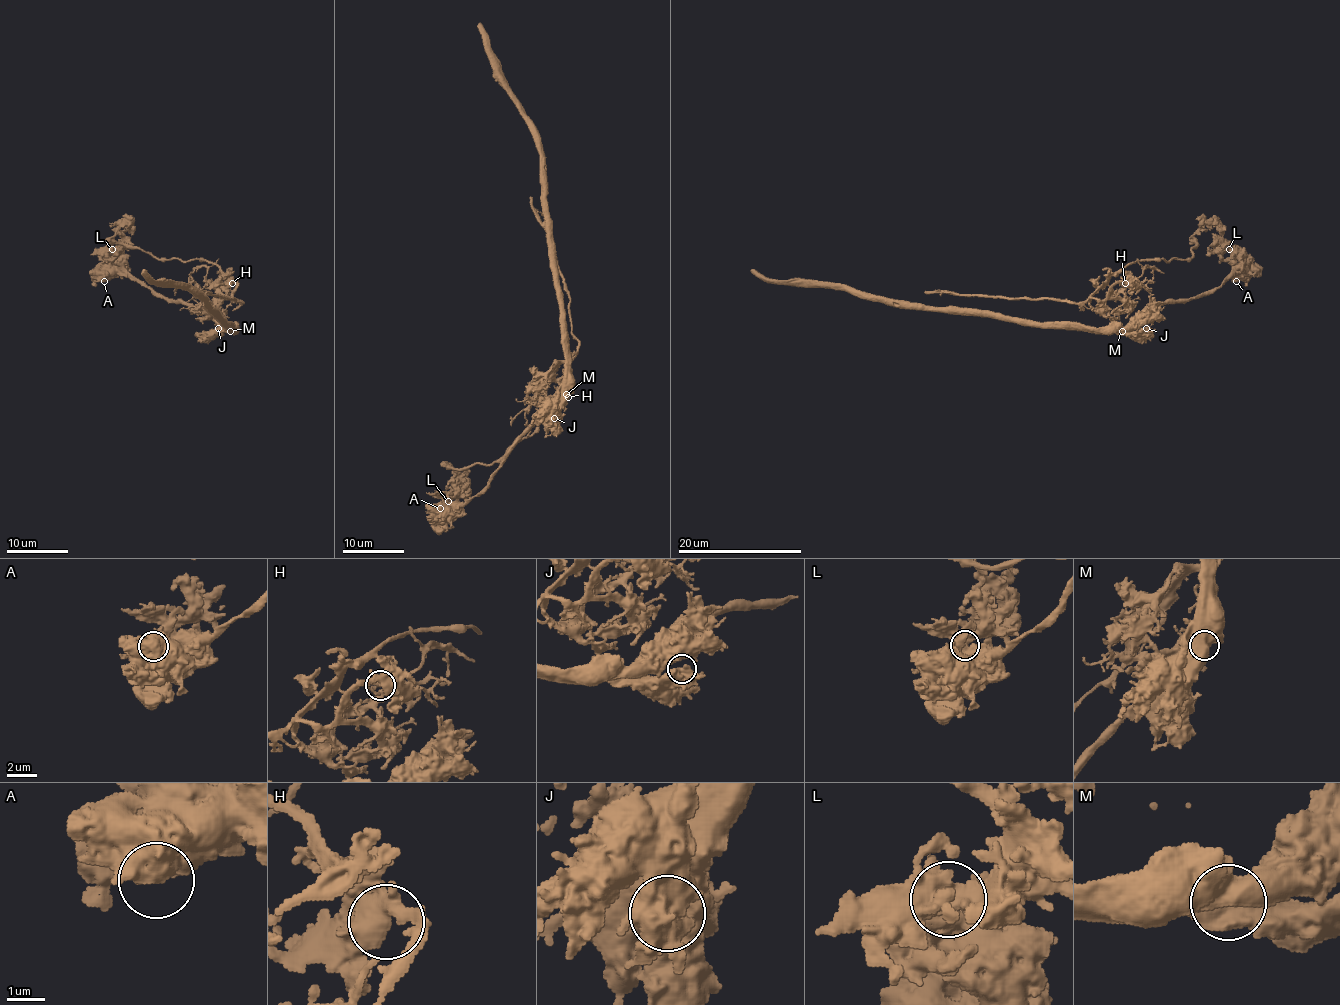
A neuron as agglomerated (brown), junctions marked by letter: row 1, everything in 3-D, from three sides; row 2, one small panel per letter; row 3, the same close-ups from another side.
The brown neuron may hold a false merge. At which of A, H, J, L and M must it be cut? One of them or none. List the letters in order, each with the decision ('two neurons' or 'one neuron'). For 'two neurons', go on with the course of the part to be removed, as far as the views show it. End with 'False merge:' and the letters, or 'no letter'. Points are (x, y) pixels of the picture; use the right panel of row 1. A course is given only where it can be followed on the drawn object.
A: one neuron
H: one neuron
J: one neuron
L: two neurons; foreign part runs (1230, 249), (1224, 244), (1222, 227), (1207, 223), (1194, 235), (1190, 258), (1129, 263), (1080, 303), (924, 292)
M: one neuron
False merge: L

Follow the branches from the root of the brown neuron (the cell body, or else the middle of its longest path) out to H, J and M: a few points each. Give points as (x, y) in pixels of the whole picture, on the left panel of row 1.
H: (153, 292), (113, 253), (121, 238), (117, 223), (116, 241), (158, 258), (212, 261), (232, 283)
J: (153, 292), (164, 298), (192, 303), (204, 311), (218, 328)
M: (153, 292), (164, 298), (182, 300), (201, 307), (221, 328), (230, 331)

